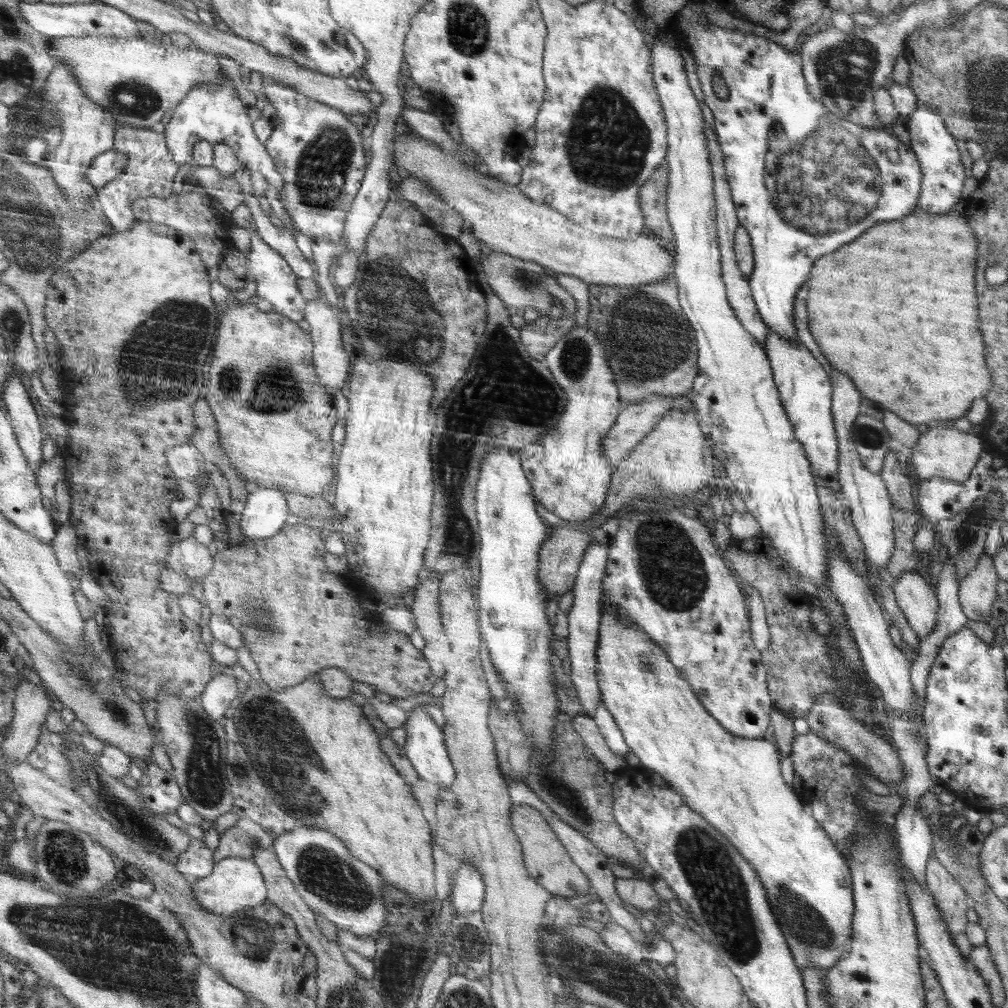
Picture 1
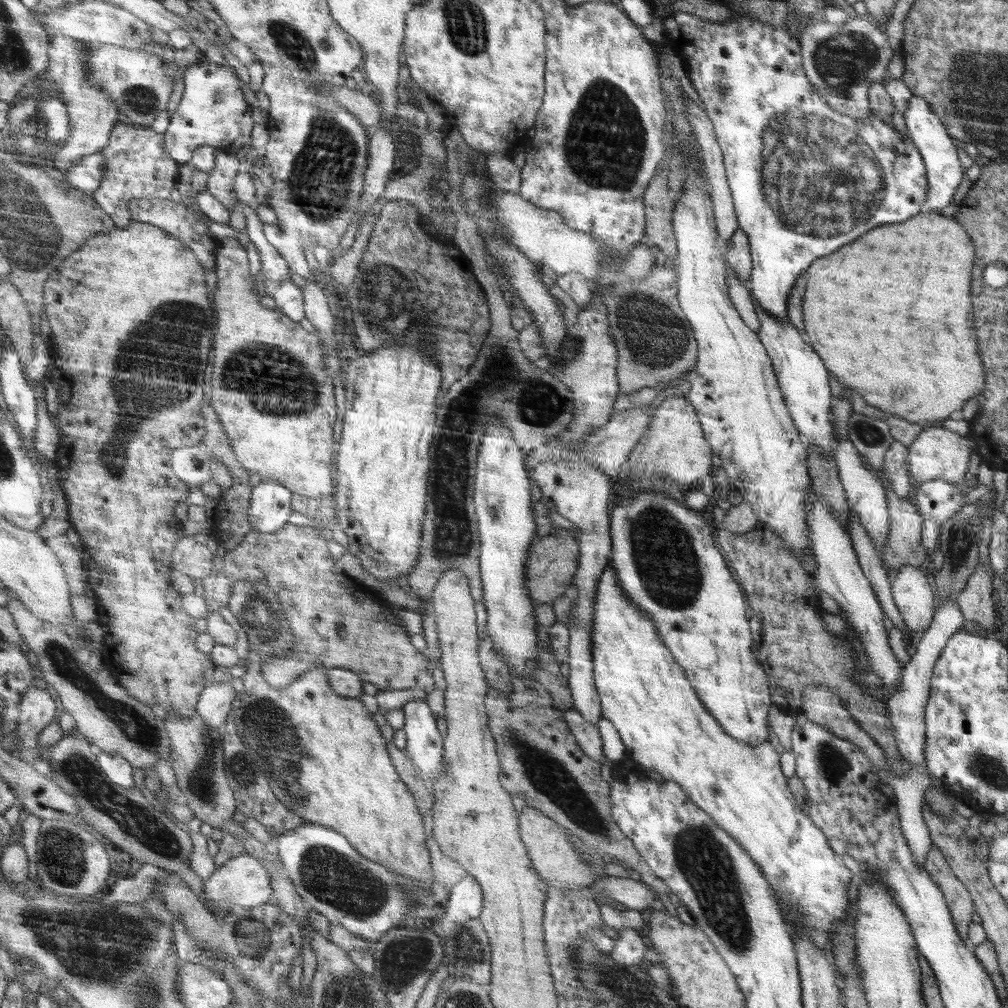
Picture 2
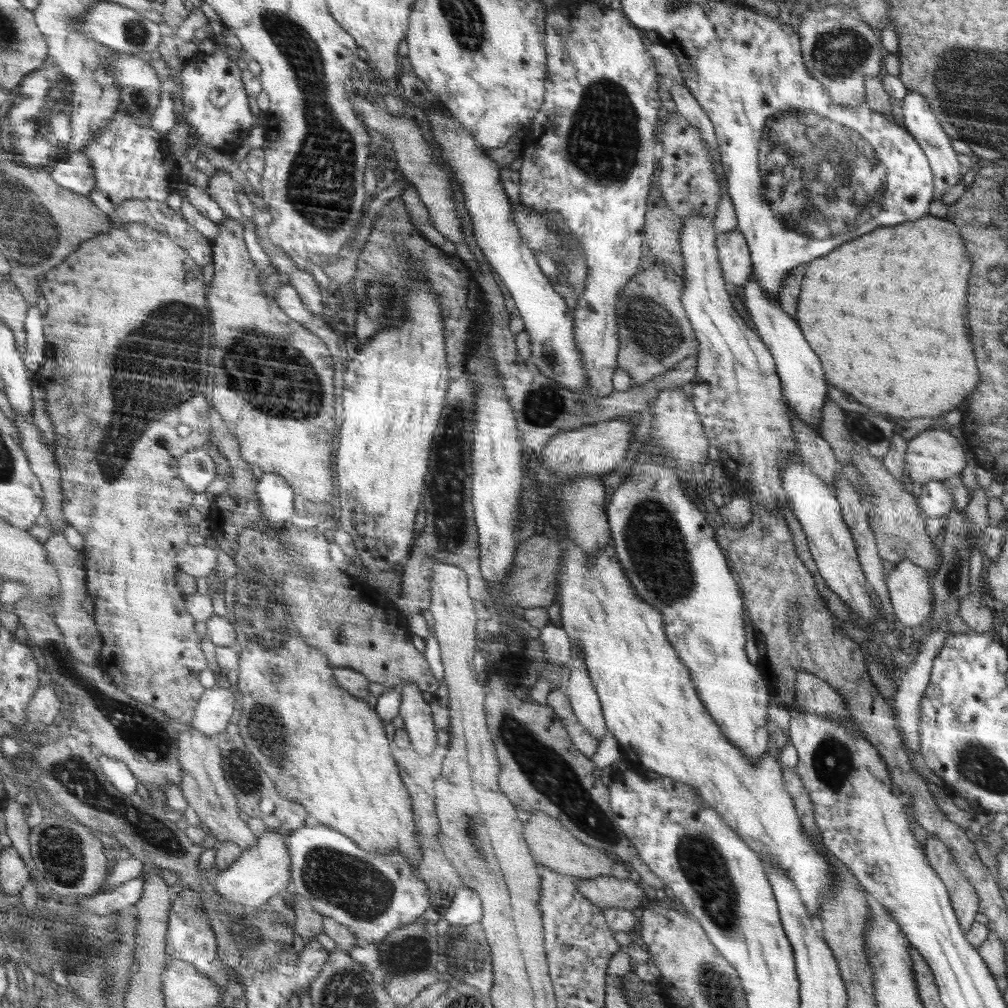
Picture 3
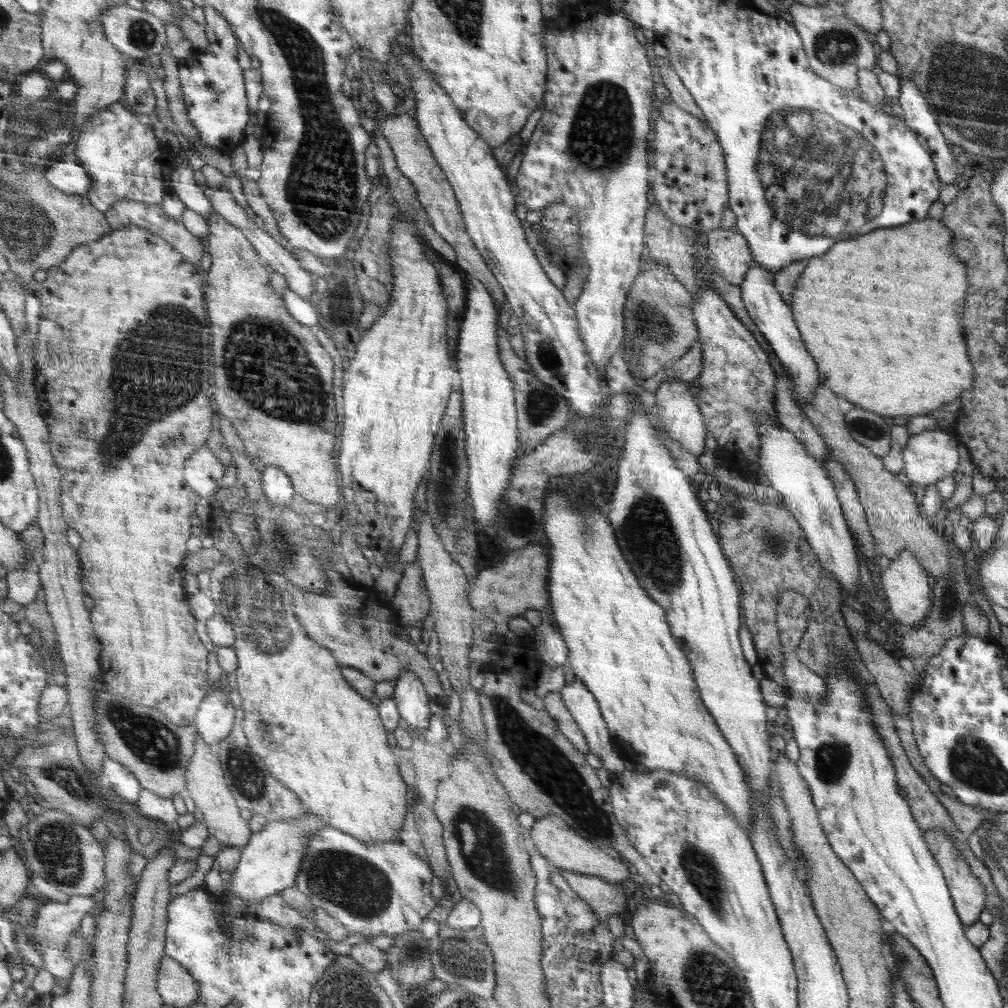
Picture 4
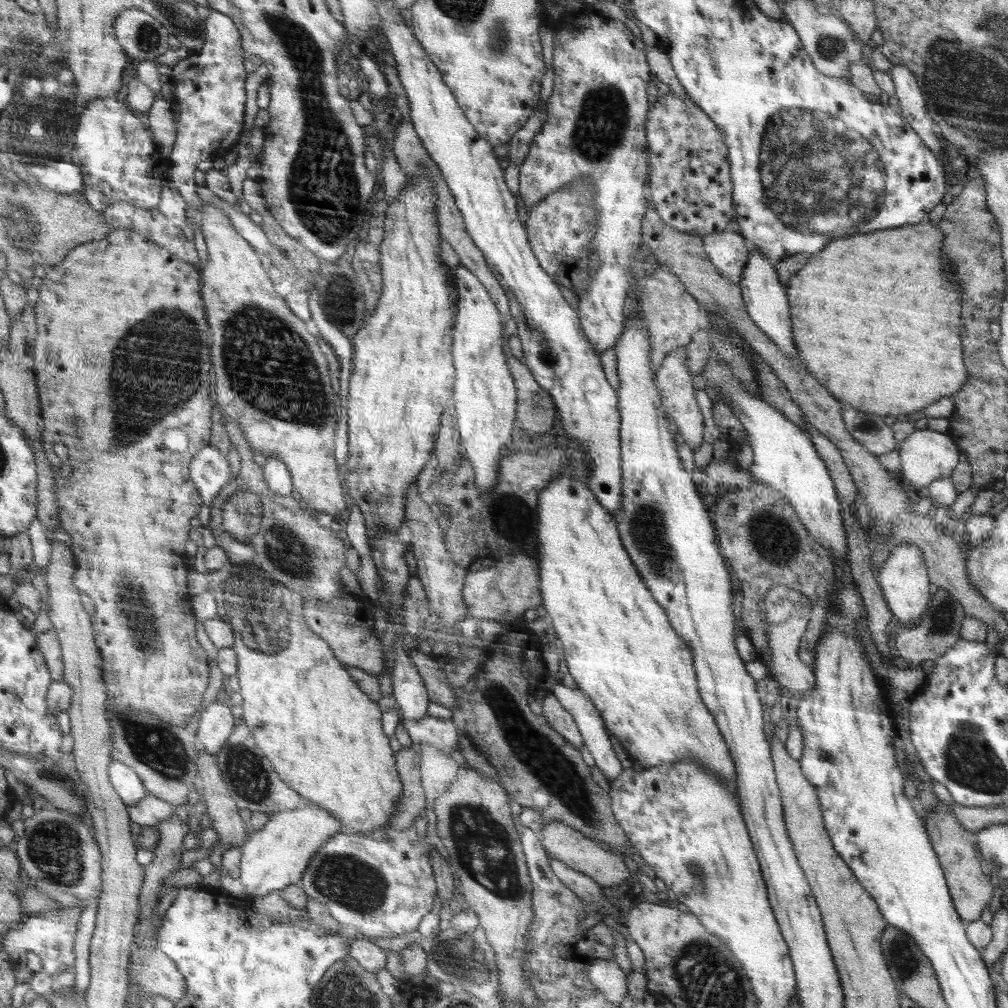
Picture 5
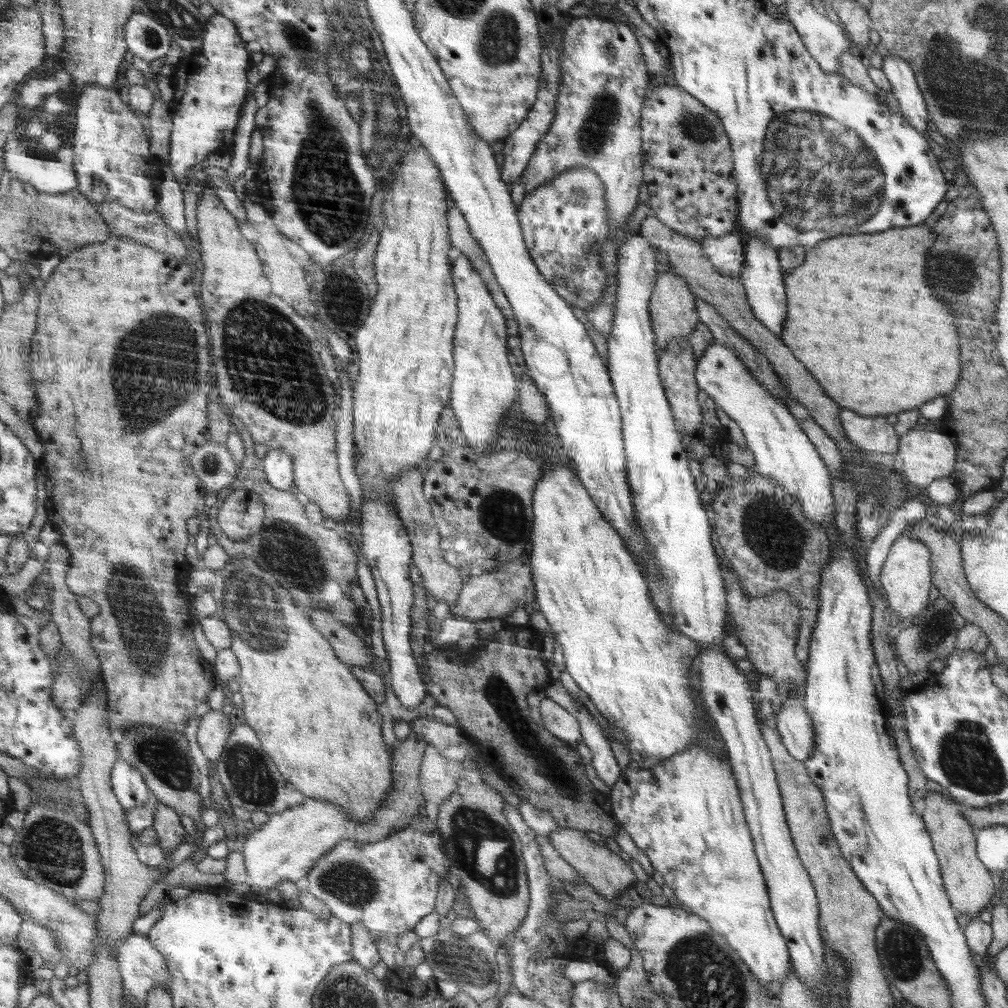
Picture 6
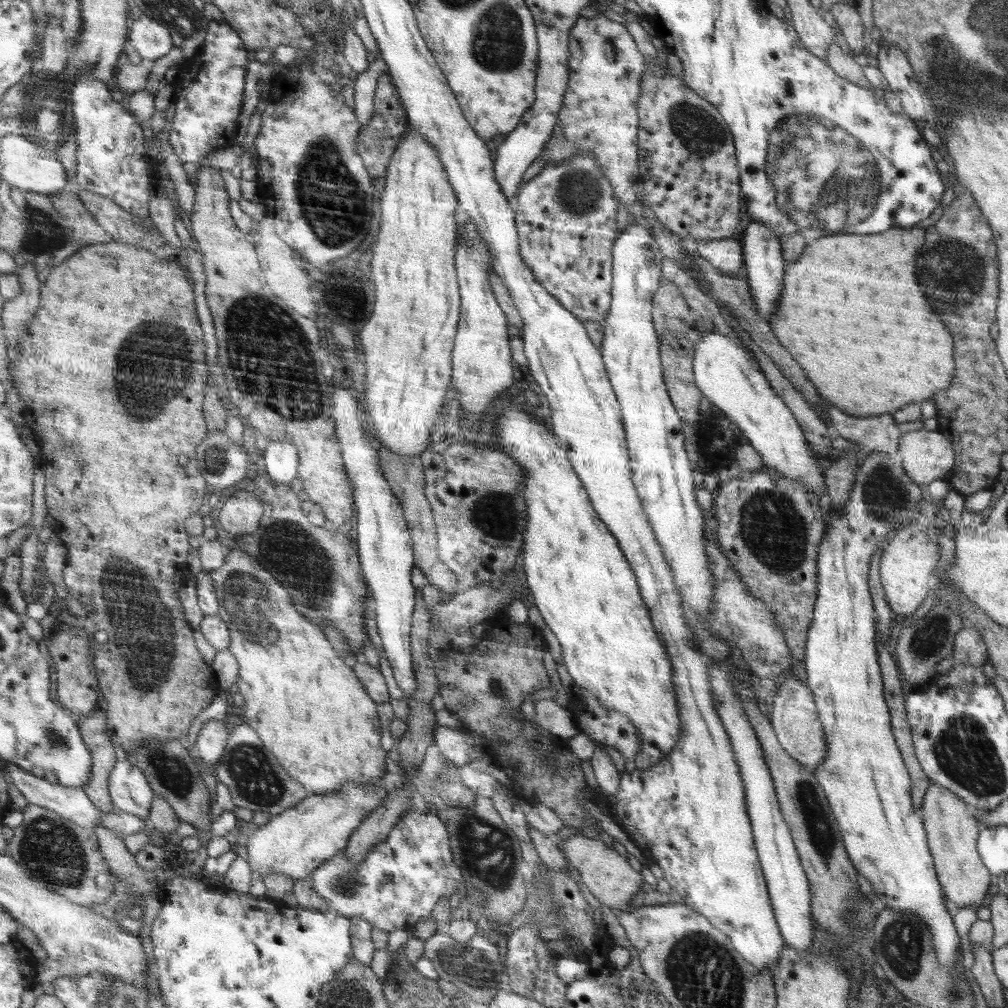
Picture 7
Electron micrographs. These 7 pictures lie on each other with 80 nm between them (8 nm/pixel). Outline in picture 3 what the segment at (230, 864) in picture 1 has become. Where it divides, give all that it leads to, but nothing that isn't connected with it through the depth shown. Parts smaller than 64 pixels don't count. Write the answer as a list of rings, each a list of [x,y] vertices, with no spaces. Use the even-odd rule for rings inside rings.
[[[266,832],[258,837],[254,847],[241,852],[238,860],[213,880],[213,884],[220,896],[228,902],[238,903],[248,909],[263,906],[272,898],[279,895],[292,879],[292,856],[285,836],[278,832]]]

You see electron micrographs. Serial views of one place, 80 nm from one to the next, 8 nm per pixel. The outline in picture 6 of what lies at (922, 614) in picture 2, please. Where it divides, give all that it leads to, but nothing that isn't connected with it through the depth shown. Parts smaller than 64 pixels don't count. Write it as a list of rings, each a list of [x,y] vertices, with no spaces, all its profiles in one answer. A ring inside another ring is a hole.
[[[903,532],[893,542],[879,576],[887,603],[891,610],[903,620],[912,618],[922,608],[926,608],[930,588],[932,588],[933,582],[930,582],[930,574],[933,572],[930,572],[930,549],[922,543],[910,533]]]

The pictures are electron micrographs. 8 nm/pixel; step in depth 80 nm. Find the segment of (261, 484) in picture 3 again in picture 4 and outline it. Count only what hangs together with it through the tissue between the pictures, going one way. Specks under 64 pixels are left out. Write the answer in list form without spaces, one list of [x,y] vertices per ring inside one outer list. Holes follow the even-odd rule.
[[[265,466],[261,479],[263,493],[271,503],[282,508],[293,505],[296,498],[293,484],[279,466]]]

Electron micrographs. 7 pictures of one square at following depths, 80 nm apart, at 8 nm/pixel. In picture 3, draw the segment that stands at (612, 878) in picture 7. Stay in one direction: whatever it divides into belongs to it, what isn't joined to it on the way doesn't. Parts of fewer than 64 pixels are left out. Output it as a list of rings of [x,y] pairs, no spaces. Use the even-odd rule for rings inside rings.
[[[536,811],[530,815],[528,823],[524,823],[524,836],[537,864],[548,867],[562,876],[570,877],[572,880],[594,879],[604,875],[620,880],[629,877],[628,870],[624,866],[620,866],[620,862],[614,864],[614,868],[612,868],[612,859],[606,858],[602,851],[594,847],[588,848],[581,840],[574,837],[560,821],[554,820],[552,816],[543,812]]]

